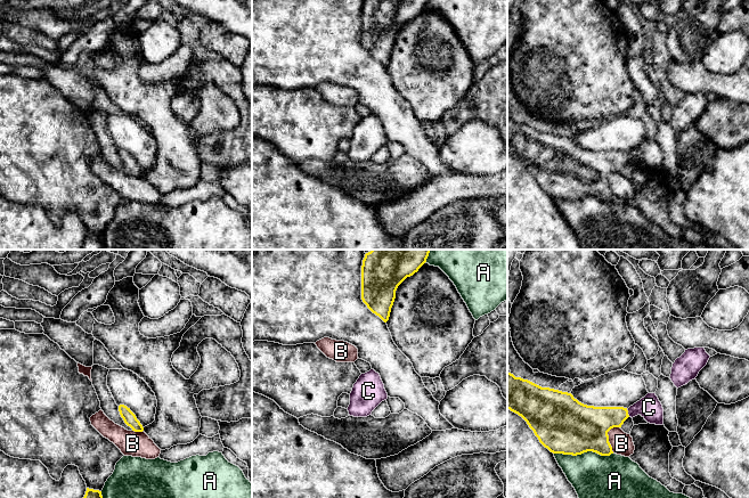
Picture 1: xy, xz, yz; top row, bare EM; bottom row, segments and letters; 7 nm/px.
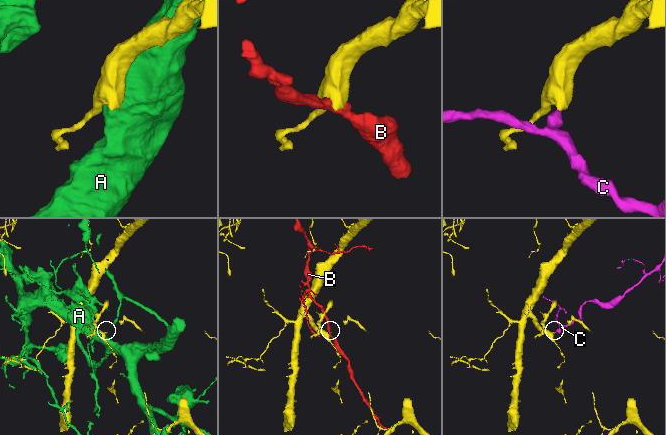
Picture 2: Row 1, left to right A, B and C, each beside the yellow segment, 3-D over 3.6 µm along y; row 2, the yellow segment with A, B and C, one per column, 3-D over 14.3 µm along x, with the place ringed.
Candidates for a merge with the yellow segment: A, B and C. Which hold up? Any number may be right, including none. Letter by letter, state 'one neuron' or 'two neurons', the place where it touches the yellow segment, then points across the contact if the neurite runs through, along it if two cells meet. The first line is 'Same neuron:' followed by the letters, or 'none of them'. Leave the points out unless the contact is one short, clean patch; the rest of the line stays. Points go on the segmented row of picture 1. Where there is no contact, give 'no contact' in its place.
Same neuron: C
A: two neurons | yz (584, 451)
B: two neurons | yz (608, 437) | along yz (619, 426), (613, 426), (608, 432), (608, 441), (613, 452)
C: one neuron | yz (627, 413) | across yz (594, 423), (607, 417), (627, 413), (641, 407), (649, 407)

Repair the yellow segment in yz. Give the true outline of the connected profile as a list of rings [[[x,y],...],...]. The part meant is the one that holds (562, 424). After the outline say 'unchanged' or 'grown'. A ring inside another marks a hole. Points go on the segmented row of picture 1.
[[[511,373],[507,409],[521,416],[551,452],[572,456],[587,451],[613,454],[608,432],[621,427],[628,417],[641,415],[650,424],[663,424],[663,408],[656,393],[648,393],[628,409],[594,407],[579,402],[571,393],[542,387]]] | grown

